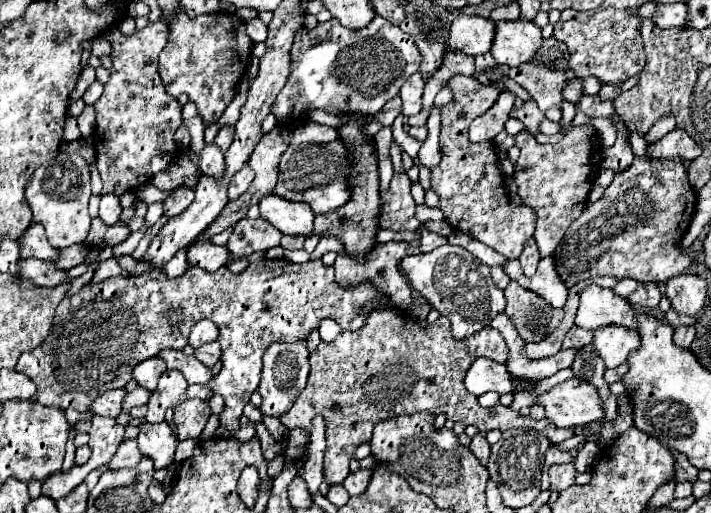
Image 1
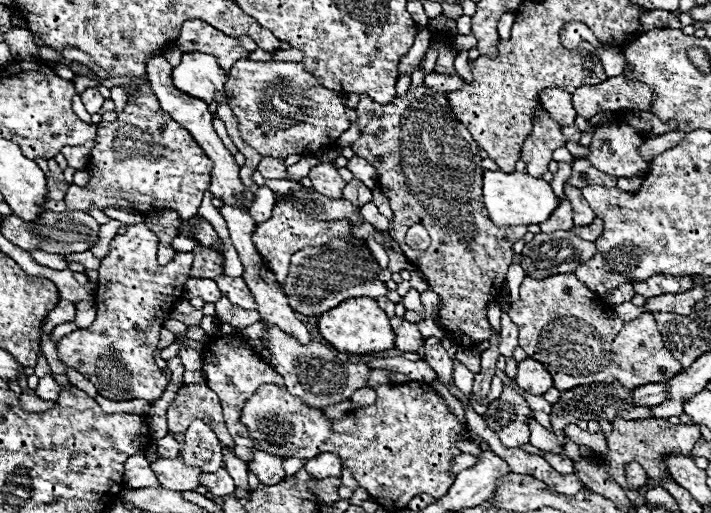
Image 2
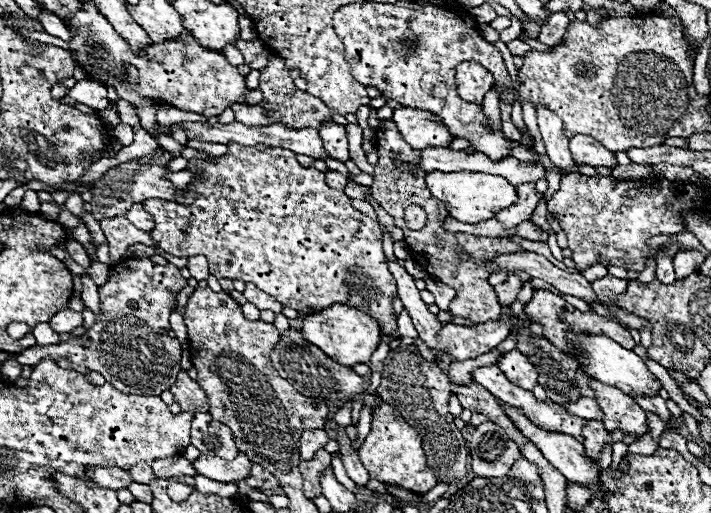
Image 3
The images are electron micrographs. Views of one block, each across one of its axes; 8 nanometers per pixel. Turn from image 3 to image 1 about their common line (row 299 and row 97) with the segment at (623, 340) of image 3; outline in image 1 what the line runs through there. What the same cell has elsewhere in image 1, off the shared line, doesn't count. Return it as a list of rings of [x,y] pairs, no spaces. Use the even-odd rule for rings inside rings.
[[[532,62],[511,67],[508,70],[508,78],[524,86],[530,92],[532,100],[536,100],[540,110],[560,108],[560,102],[562,102],[560,90],[566,84],[564,72],[556,72],[556,70],[544,68],[543,64]]]

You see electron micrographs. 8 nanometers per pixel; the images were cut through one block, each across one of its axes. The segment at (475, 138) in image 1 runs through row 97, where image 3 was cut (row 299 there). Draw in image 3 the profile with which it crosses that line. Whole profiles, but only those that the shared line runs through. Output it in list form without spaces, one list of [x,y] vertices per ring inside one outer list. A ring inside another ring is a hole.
[[[508,272],[506,282],[494,286],[502,306],[510,306],[516,300],[516,294],[520,292],[520,288],[522,288],[522,280],[520,280],[520,276],[516,272]]]

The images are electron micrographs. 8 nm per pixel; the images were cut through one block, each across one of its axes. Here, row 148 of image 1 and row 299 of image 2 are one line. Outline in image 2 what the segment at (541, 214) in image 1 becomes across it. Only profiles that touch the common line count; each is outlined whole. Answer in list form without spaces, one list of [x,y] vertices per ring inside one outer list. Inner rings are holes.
[[[573,273],[548,276],[542,280],[526,276],[520,286],[520,300],[510,306],[508,316],[520,328],[520,346],[524,352],[548,368],[554,378],[554,388],[560,392],[592,382],[620,382],[626,388],[638,388],[650,382],[666,382],[684,370],[682,364],[670,354],[670,350],[664,348],[652,314],[644,312],[630,322],[618,318],[612,308],[600,296],[596,296],[596,292],[586,288]]]

